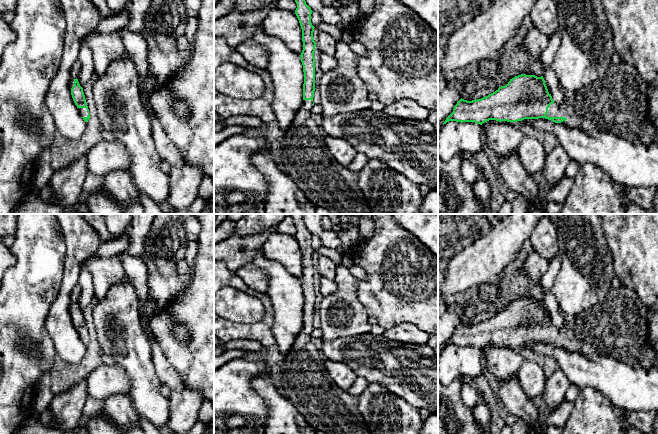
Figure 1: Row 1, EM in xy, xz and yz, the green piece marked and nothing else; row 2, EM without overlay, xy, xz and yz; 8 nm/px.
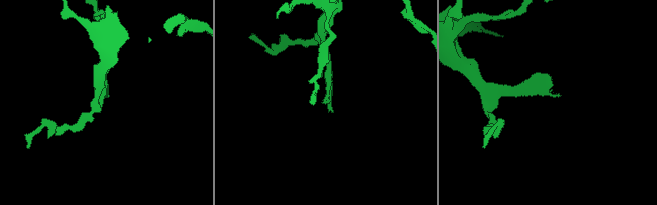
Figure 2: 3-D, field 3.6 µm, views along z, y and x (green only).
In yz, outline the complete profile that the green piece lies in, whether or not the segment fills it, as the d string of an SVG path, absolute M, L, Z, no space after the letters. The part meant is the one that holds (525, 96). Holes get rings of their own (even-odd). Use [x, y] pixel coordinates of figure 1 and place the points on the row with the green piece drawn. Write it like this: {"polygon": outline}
{"polygon": "M625 62L612 64L603 77L568 95L560 105L552 99L543 76L521 74L481 99L467 101L461 98L443 125L449 121L475 122L482 125L489 120L517 122L545 118L583 132L613 133L634 144L650 145L654 143L657 131L647 114L648 93L648 83L642 79L634 66Z"}

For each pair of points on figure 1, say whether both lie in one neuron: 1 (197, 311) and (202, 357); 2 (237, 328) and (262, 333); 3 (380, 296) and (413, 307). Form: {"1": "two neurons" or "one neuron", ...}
{"1": "one neuron", "2": "one neuron", "3": "one neuron"}

